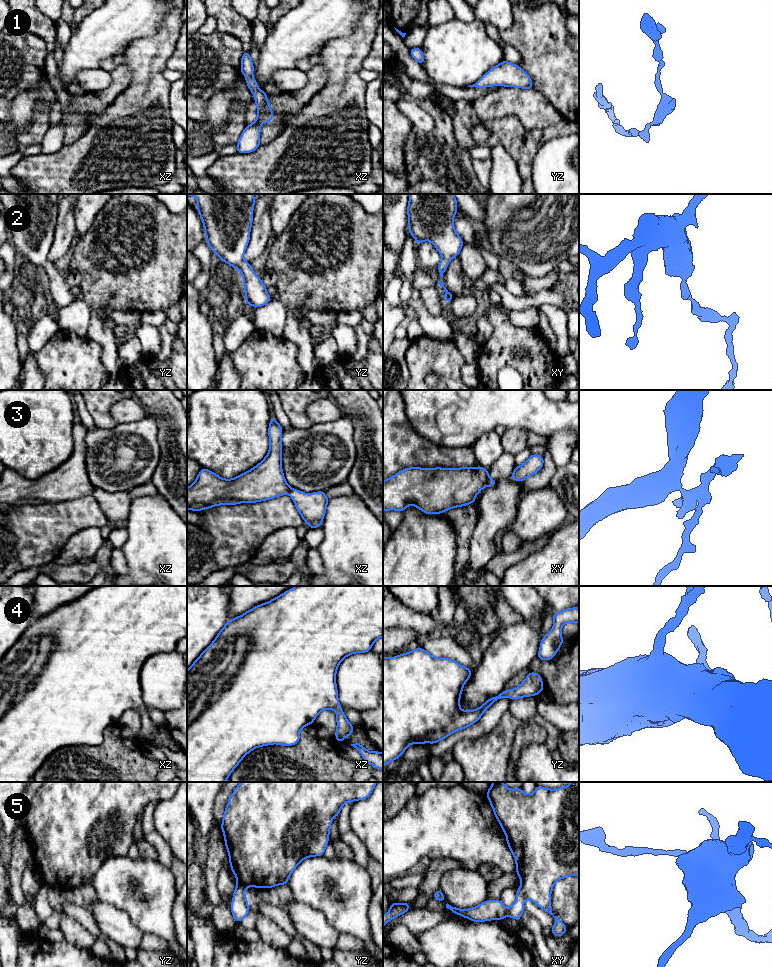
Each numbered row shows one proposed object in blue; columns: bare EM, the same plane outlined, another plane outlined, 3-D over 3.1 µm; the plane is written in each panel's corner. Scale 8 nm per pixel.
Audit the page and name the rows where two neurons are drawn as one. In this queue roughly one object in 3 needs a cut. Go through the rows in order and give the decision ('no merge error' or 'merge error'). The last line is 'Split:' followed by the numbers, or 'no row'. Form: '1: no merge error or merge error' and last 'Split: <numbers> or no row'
1: no merge error
2: no merge error
3: merge error
4: no merge error
5: no merge error
Split: 3

